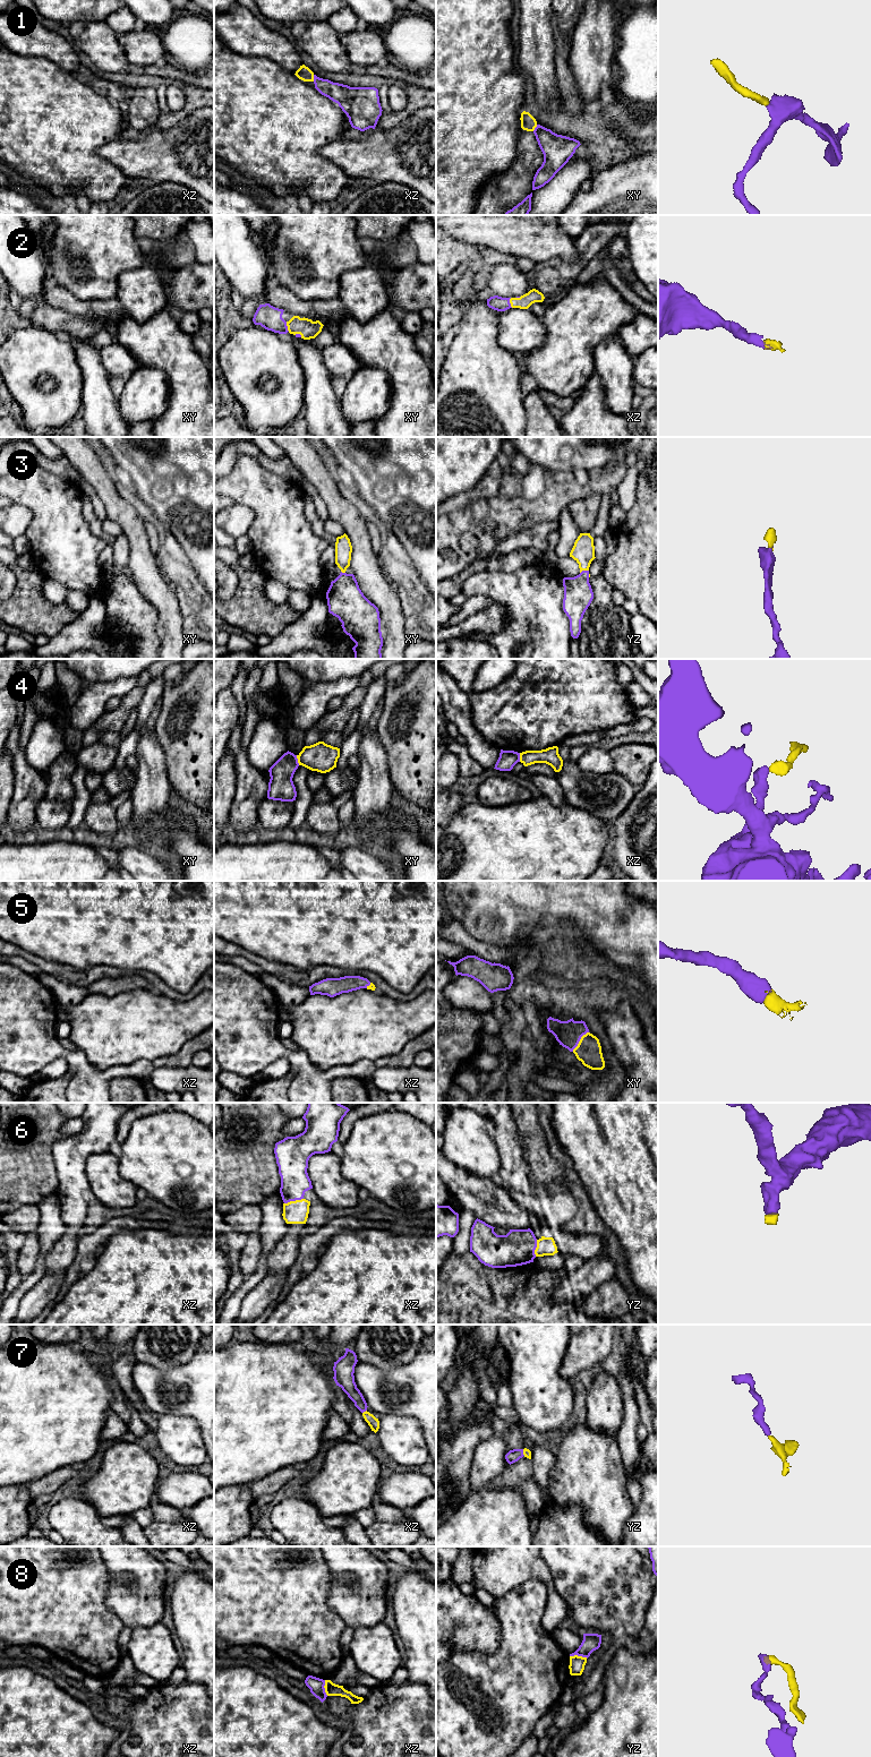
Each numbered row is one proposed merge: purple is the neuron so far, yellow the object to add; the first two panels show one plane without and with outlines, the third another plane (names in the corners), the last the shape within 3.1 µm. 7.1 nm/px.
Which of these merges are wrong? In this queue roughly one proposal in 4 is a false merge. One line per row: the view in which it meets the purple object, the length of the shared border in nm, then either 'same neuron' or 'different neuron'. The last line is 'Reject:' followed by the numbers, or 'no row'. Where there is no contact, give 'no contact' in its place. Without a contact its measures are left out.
1: xz | 50 nm | same neuron
2: xy | 80 nm | same neuron
3: yz | 70 nm | same neuron
4: xy | 80 nm | different neuron
5: xy | 180 nm | same neuron
6: xz | 140 nm | same neuron
7: xz | 40 nm | same neuron
8: yz | 130 nm | different neuron
Reject: 4, 8

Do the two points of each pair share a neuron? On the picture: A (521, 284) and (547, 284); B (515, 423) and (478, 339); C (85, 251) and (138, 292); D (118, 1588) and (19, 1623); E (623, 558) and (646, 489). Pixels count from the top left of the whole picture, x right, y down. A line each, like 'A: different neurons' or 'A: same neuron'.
A: different neurons
B: same neuron
C: same neuron
D: different neurons
E: same neuron

